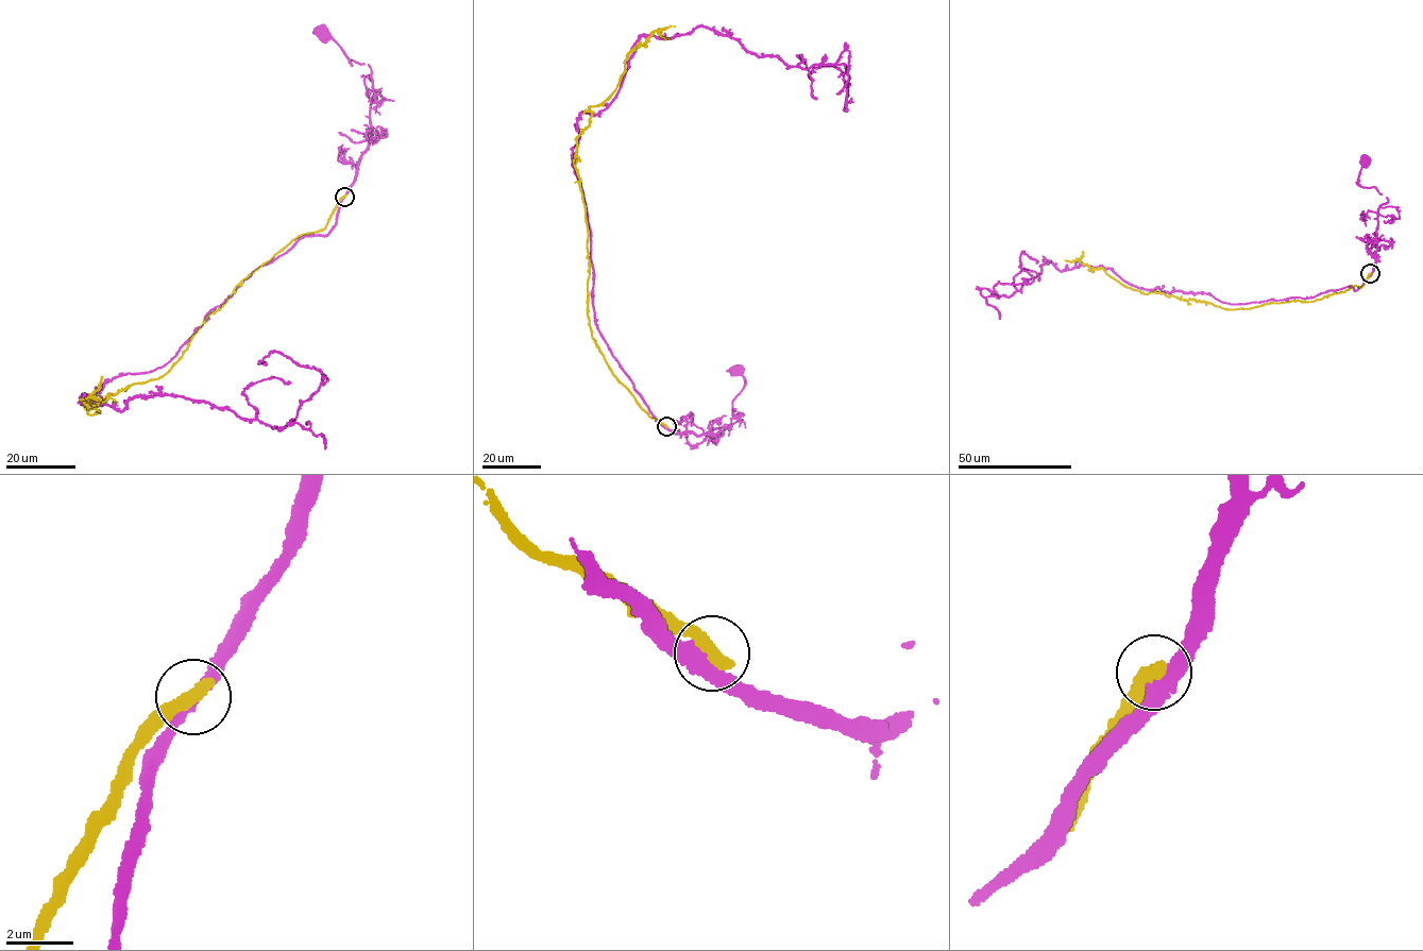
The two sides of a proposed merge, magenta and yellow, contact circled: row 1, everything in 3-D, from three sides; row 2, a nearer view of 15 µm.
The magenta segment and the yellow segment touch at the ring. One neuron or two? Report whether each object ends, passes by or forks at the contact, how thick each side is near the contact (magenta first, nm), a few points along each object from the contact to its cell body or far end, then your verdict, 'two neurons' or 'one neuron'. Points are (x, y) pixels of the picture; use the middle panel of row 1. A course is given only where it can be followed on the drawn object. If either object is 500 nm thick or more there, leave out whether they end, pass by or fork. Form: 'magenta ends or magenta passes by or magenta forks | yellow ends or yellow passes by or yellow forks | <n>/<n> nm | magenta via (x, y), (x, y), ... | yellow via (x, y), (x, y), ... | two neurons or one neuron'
magenta passes by | yellow ends | 380/440 nm | magenta via (666, 426), (698, 436), (731, 424), (730, 428), (732, 402), (745, 381), (739, 370) | yellow via (666, 426), (616, 378), (592, 337), (575, 154), (590, 107), (616, 87), (628, 54), (675, 27) | two neurons

